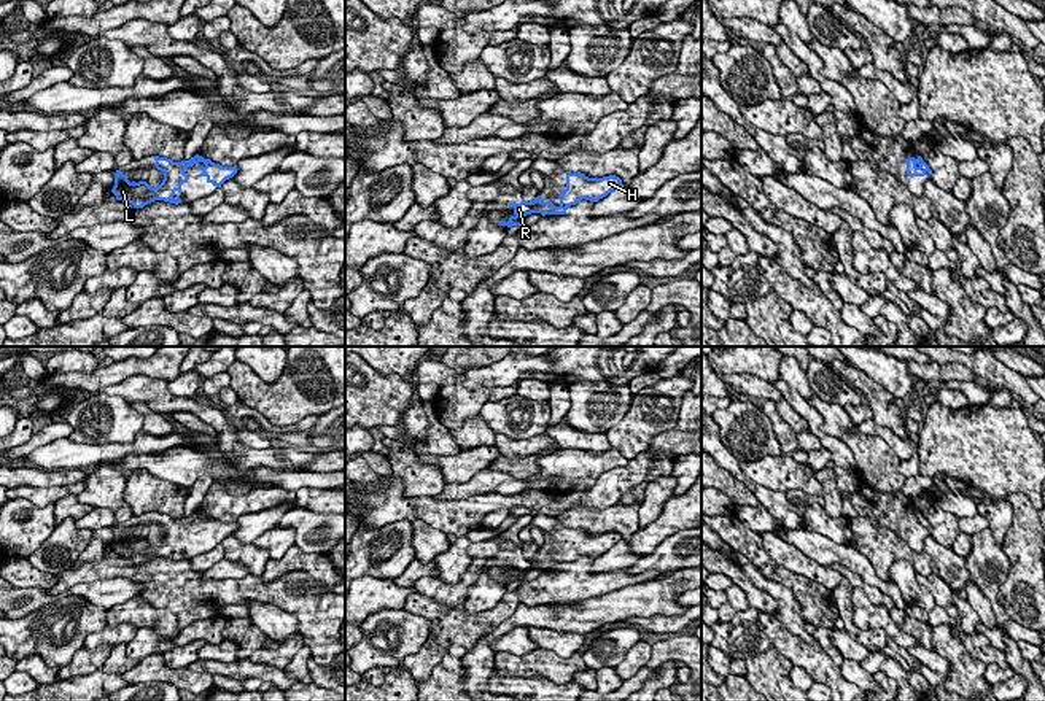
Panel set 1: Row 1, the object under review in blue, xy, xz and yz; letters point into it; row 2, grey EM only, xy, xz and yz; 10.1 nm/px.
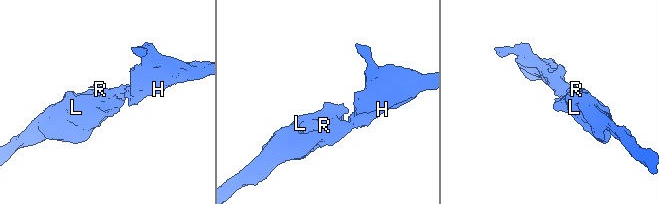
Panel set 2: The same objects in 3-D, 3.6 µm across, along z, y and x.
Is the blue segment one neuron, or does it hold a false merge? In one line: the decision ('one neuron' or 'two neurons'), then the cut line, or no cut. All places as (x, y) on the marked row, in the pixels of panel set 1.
one neuron; cut none

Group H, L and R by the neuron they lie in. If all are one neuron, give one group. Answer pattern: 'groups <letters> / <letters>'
groups H L R

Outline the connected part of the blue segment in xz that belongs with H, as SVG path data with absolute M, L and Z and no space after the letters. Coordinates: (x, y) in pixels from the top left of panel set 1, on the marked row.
M566 172L566 188L558 196L560 205L555 207L552 202L546 202L541 196L538 196L533 202L522 200L520 203L512 203L514 215L509 221L501 221L501 226L520 226L523 224L523 218L531 213L546 215L565 215L571 205L576 205L579 200L585 199L590 202L598 202L606 197L612 189L622 184L622 180L616 175L603 176L603 178L589 178L584 173L571 173Z

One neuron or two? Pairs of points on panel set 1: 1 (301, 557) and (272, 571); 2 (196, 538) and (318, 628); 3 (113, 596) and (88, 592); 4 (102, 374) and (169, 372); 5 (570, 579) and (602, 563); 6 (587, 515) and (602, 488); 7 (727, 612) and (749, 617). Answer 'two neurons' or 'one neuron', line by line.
1: one neuron
2: two neurons
3: one neuron
4: one neuron
5: two neurons
6: two neurons
7: two neurons

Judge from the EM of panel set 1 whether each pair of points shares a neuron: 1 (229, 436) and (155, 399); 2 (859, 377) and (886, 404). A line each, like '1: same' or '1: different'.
1: same
2: same

